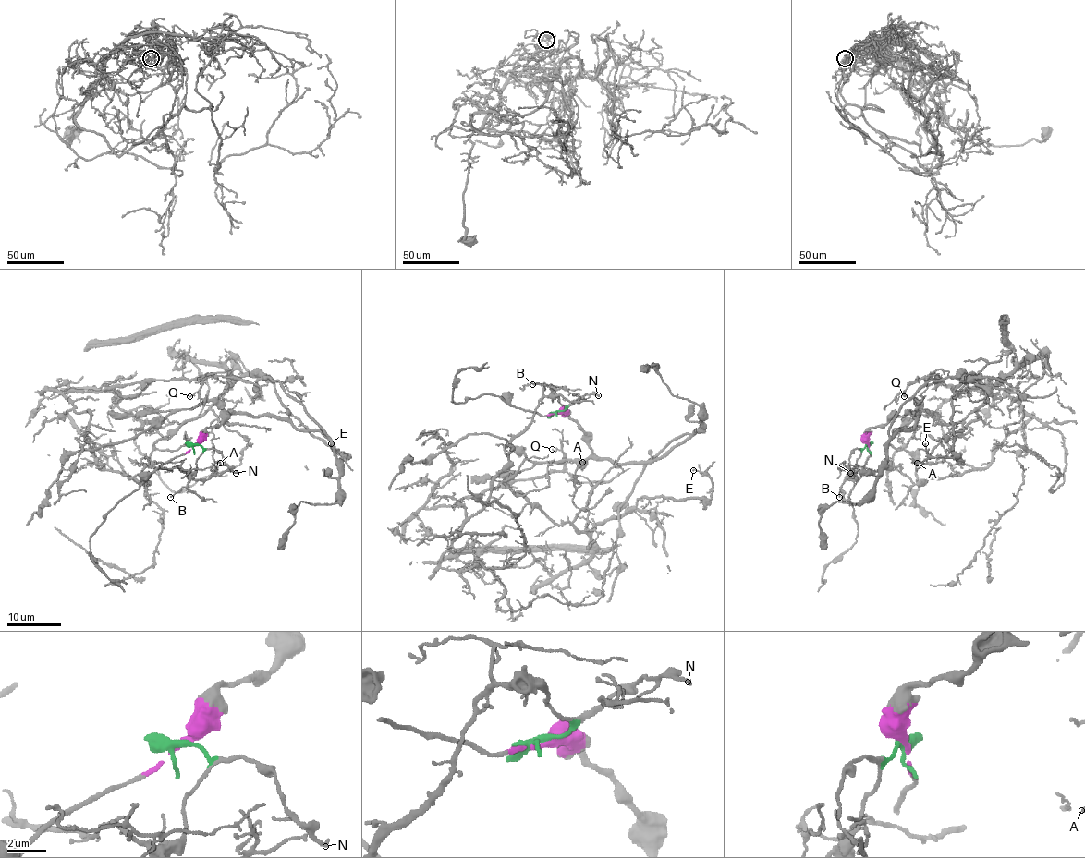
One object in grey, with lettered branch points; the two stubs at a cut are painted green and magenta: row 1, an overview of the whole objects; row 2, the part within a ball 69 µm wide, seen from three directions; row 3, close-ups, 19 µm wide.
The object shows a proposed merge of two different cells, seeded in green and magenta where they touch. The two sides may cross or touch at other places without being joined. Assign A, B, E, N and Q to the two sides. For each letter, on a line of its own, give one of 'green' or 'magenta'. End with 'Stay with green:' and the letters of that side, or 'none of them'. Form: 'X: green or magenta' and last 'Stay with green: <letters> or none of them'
A: magenta
B: green
E: magenta
N: green
Q: magenta
Stay with green: B, N

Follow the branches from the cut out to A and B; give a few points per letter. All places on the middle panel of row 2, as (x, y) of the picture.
A: (558, 413), (618, 463), (651, 463), (688, 436), (591, 530), (574, 525), (582, 462)
B: (556, 413), (565, 408), (558, 395), (548, 386), (532, 383)

